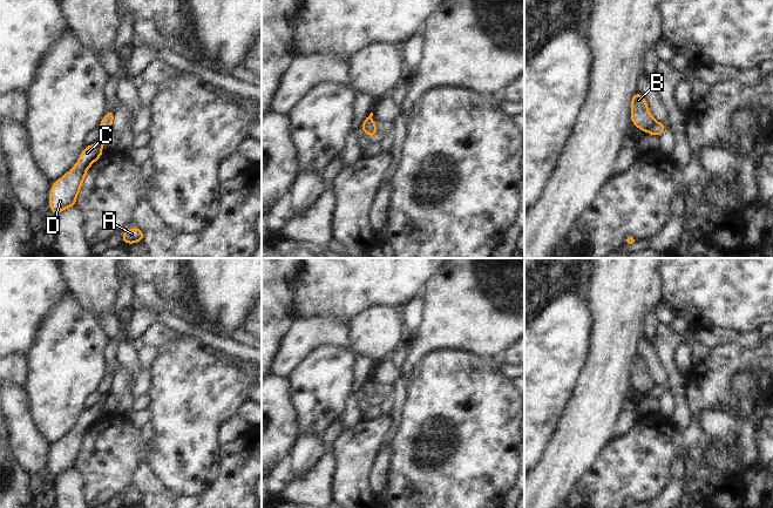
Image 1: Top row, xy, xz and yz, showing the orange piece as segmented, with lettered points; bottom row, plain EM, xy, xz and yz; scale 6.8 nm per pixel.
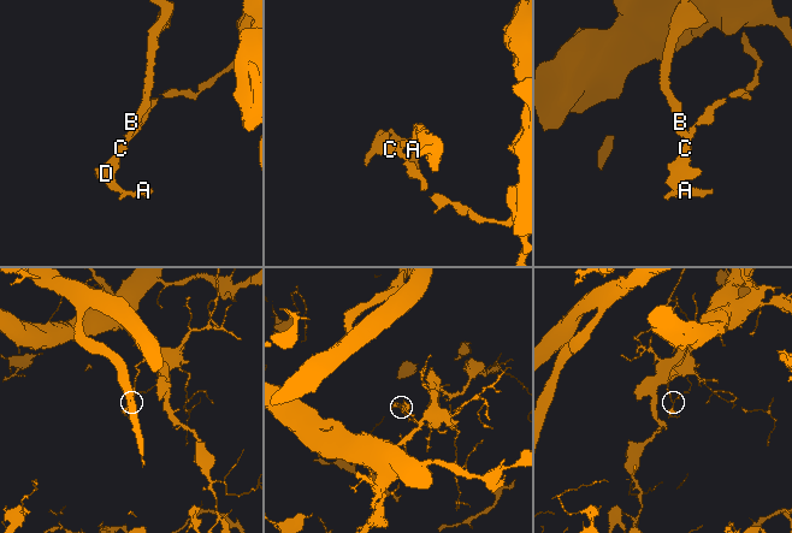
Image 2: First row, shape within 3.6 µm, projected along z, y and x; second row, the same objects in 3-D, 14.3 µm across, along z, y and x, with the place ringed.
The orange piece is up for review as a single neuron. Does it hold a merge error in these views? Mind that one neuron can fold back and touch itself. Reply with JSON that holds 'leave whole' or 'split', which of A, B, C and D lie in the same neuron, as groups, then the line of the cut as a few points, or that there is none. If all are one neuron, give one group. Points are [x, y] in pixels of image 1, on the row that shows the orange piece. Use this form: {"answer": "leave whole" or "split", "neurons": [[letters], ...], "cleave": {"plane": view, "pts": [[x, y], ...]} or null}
{"answer": "split", "neurons": [["A", "C", "D"], ["B"]], "cleave": {"plane": "yz", "pts": [[656, 121], [646, 130]]}}

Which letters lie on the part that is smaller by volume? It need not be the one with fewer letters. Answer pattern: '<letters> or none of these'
A, C, D.

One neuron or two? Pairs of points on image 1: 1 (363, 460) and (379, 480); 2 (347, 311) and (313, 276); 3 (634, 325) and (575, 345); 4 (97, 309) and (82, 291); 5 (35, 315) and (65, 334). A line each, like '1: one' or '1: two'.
1: two
2: one
3: two
4: one
5: two

